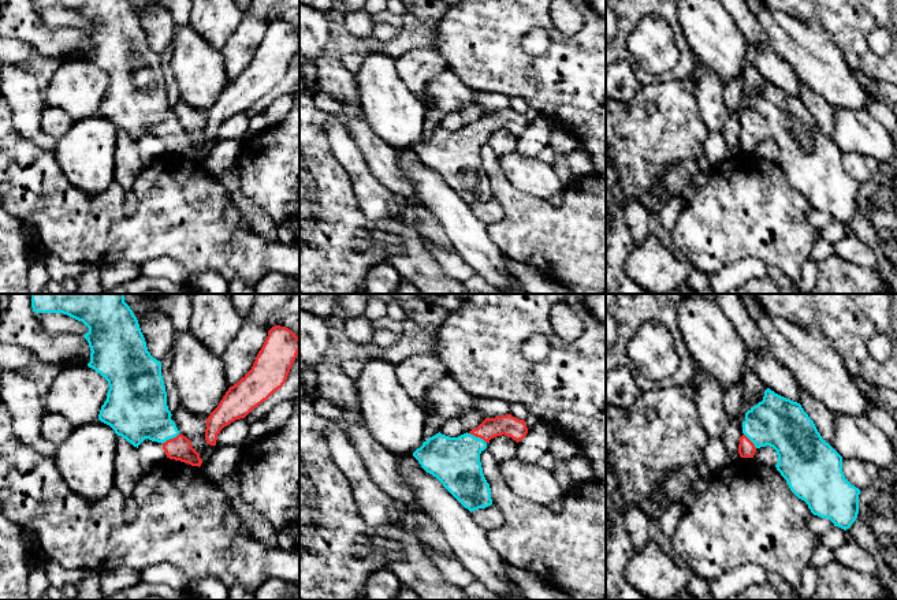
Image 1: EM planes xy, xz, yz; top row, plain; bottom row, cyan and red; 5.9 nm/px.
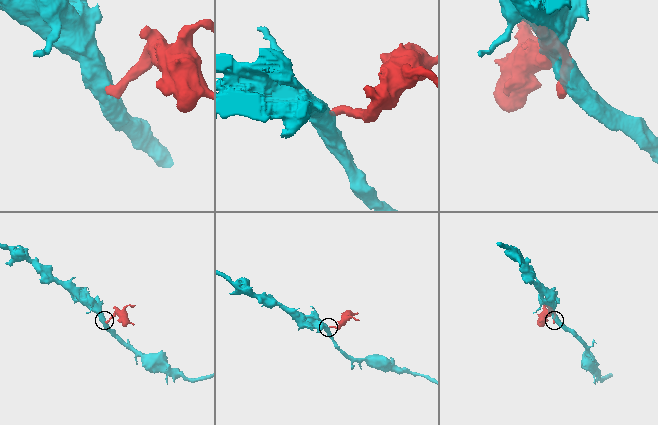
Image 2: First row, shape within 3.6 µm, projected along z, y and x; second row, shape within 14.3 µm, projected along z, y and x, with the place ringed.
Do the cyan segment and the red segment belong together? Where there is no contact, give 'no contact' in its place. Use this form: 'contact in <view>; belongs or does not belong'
contact in xy; belongs

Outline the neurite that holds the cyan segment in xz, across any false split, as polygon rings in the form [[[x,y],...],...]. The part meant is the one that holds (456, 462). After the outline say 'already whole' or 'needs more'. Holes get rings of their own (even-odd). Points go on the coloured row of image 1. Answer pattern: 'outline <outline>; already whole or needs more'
outline [[[511,414],[485,418],[477,428],[458,437],[436,433],[424,441],[413,456],[472,513],[492,504],[491,488],[480,462],[480,454],[487,448],[487,443],[502,435],[518,443],[526,433],[525,421]]]; needs more

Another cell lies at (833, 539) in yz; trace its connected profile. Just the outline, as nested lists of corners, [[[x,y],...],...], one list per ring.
[[[833,526],[829,532],[816,536],[818,545],[823,545],[831,551],[838,549],[846,538],[846,532],[838,526]]]

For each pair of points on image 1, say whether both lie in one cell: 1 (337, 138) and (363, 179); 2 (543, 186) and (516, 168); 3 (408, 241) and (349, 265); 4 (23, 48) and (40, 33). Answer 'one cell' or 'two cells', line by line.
1: one cell
2: one cell
3: two cells
4: two cells

